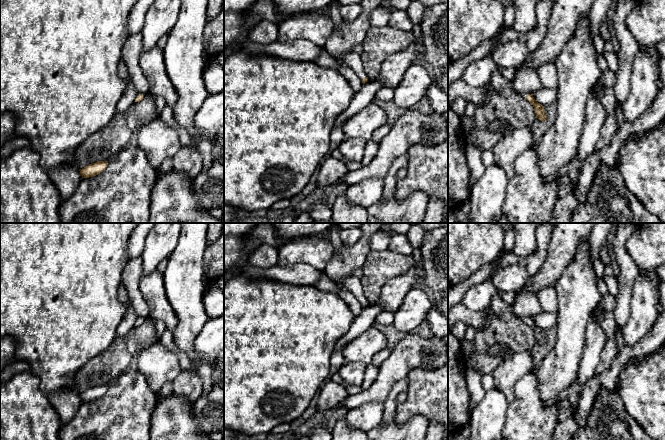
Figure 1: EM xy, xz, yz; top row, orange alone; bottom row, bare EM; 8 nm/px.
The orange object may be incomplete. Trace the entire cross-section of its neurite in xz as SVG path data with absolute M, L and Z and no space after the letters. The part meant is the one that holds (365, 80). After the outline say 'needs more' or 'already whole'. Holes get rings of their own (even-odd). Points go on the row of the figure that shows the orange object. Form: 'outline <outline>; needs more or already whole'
outline M349 52L342 57L343 61L353 69L353 71L357 74L357 76L362 80L362 83L365 84L368 82L367 77L365 76L365 72L363 69L363 65L361 62L360 55Z; needs more

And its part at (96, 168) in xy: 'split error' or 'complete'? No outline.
complete

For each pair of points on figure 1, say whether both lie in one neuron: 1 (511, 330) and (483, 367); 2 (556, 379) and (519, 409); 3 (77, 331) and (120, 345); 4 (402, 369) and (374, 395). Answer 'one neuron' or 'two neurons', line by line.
1: one neuron
2: two neurons
3: two neurons
4: one neuron

